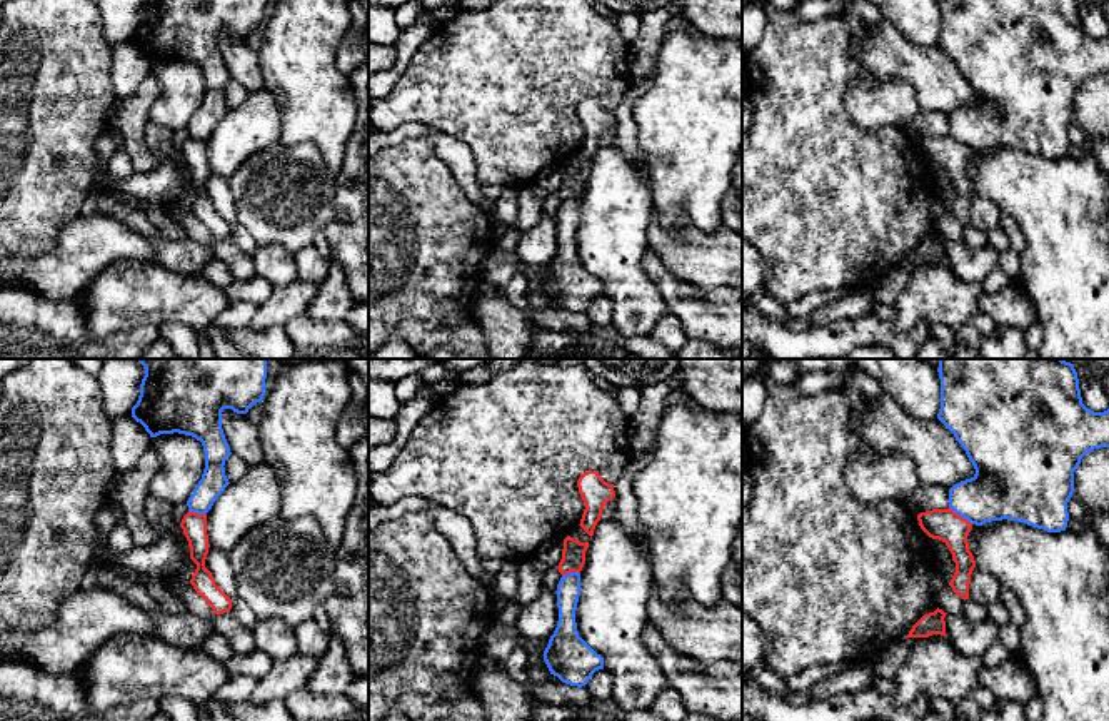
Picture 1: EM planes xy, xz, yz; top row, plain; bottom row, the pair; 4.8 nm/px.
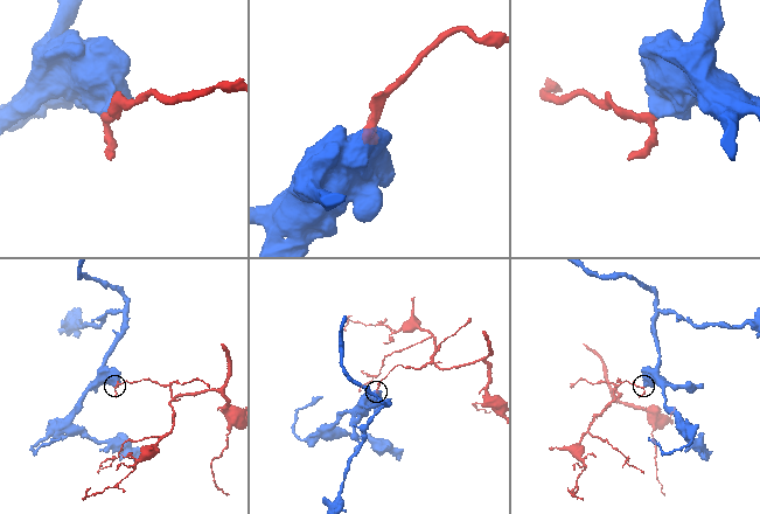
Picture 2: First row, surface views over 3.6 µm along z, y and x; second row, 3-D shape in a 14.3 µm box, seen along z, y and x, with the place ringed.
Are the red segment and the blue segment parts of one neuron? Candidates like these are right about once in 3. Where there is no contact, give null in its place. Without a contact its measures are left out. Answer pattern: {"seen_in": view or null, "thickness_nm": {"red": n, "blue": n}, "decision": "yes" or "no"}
{"seen_in": "yz", "thickness_nm": {"red": 160, "blue": 300}, "decision": "no"}

